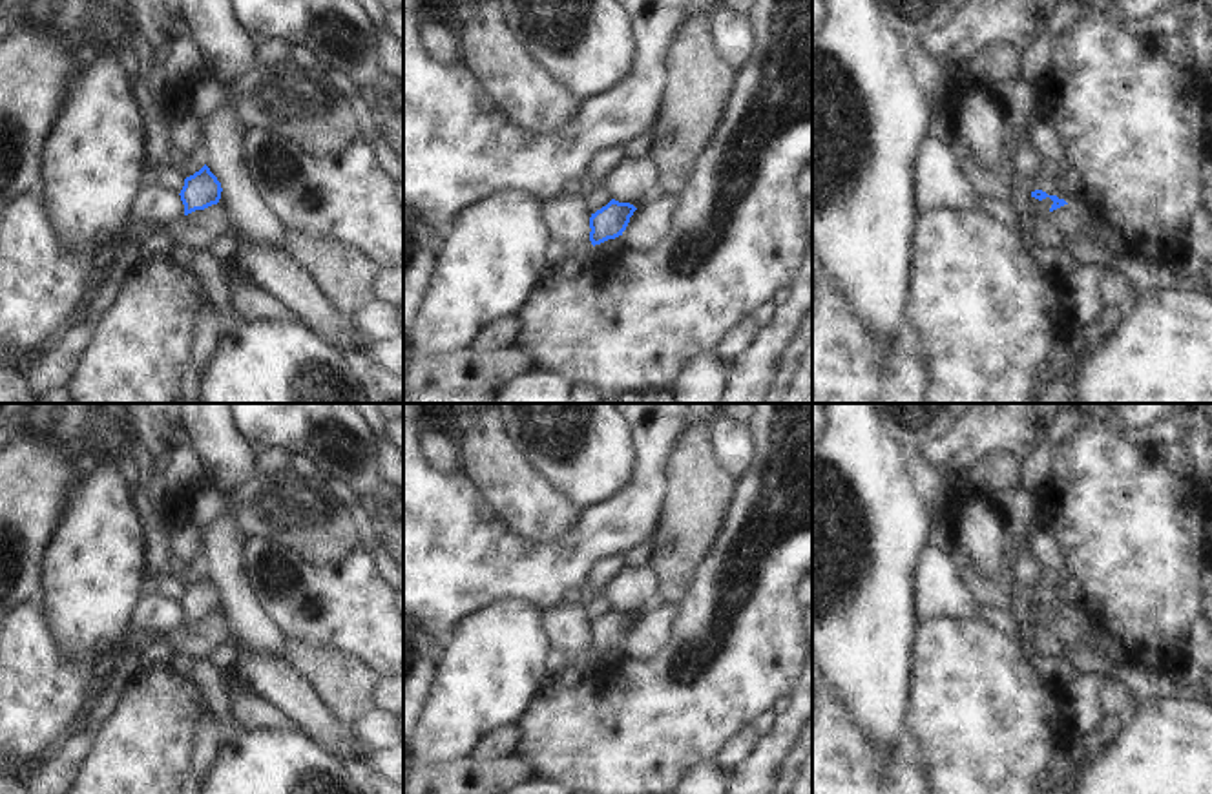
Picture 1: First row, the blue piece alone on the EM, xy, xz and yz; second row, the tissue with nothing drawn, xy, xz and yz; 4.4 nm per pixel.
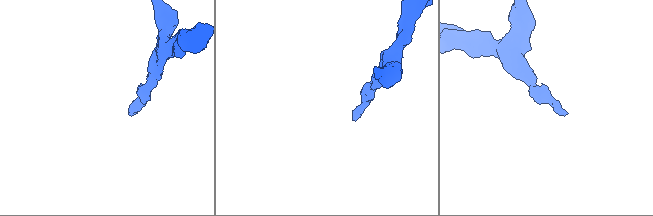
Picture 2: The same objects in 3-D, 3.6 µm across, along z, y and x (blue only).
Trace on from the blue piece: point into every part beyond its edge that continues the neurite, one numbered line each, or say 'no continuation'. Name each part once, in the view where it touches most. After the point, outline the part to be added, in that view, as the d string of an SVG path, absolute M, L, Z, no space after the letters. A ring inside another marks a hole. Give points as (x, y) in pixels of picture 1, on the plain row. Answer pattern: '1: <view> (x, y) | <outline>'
no continuation

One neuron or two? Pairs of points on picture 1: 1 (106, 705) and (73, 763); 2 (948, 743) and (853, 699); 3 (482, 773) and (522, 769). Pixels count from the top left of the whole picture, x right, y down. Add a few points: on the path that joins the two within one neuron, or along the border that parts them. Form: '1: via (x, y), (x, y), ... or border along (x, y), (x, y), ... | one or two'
1: via (95, 720), (92, 732), (79, 749) | one
2: border along (911, 681), (906, 732) | two
3: via (491, 773), (513, 771) | one

